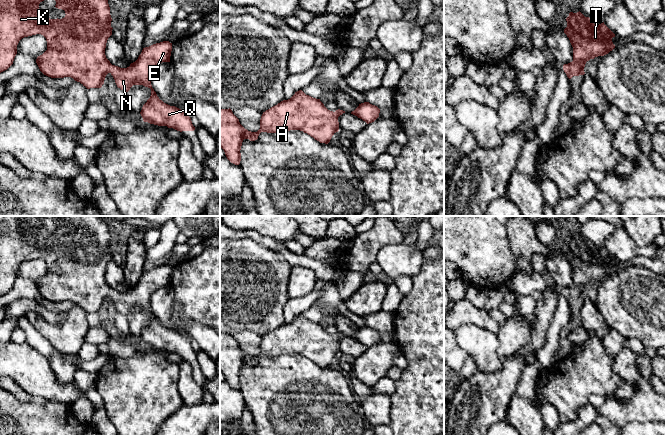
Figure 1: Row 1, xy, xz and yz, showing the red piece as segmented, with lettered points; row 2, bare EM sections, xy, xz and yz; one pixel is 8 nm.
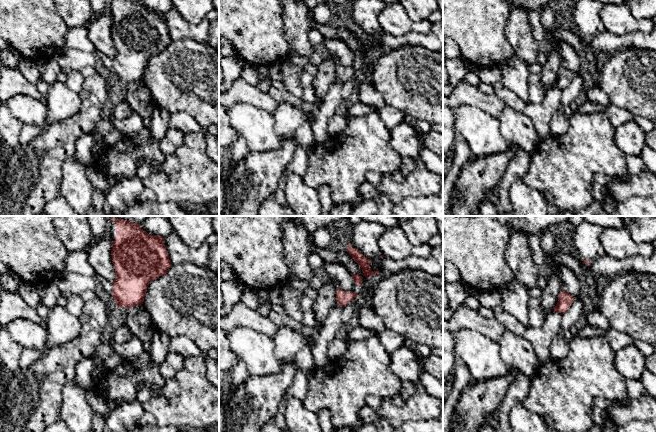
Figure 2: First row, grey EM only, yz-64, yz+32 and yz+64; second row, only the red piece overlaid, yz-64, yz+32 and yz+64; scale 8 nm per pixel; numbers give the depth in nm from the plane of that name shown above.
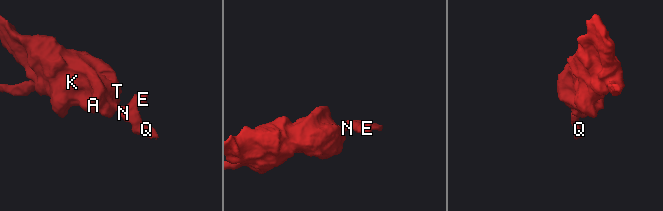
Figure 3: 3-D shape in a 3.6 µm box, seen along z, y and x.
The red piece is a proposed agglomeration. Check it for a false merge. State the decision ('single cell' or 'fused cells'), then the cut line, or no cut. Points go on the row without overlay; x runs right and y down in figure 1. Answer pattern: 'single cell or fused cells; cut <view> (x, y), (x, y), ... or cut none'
single cell; cut none

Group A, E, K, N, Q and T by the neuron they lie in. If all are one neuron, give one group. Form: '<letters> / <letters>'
A E K N Q T

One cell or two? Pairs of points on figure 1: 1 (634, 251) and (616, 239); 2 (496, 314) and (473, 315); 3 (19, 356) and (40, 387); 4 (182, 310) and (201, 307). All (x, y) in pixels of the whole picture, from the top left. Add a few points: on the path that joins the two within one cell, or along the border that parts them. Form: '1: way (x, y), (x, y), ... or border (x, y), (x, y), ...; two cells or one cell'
1: way (630, 250), (627, 250), (620, 243); one cell
2: border (487, 312), (500, 324); two cells
3: way (24, 364), (38, 379); one cell
4: way (187, 309), (189, 307), (196, 307); one cell

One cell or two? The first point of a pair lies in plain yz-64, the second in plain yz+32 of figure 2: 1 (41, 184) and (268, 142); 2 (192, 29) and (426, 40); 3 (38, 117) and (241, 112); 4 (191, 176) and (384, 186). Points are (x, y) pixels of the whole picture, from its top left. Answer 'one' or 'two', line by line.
1: two
2: two
3: one
4: one

